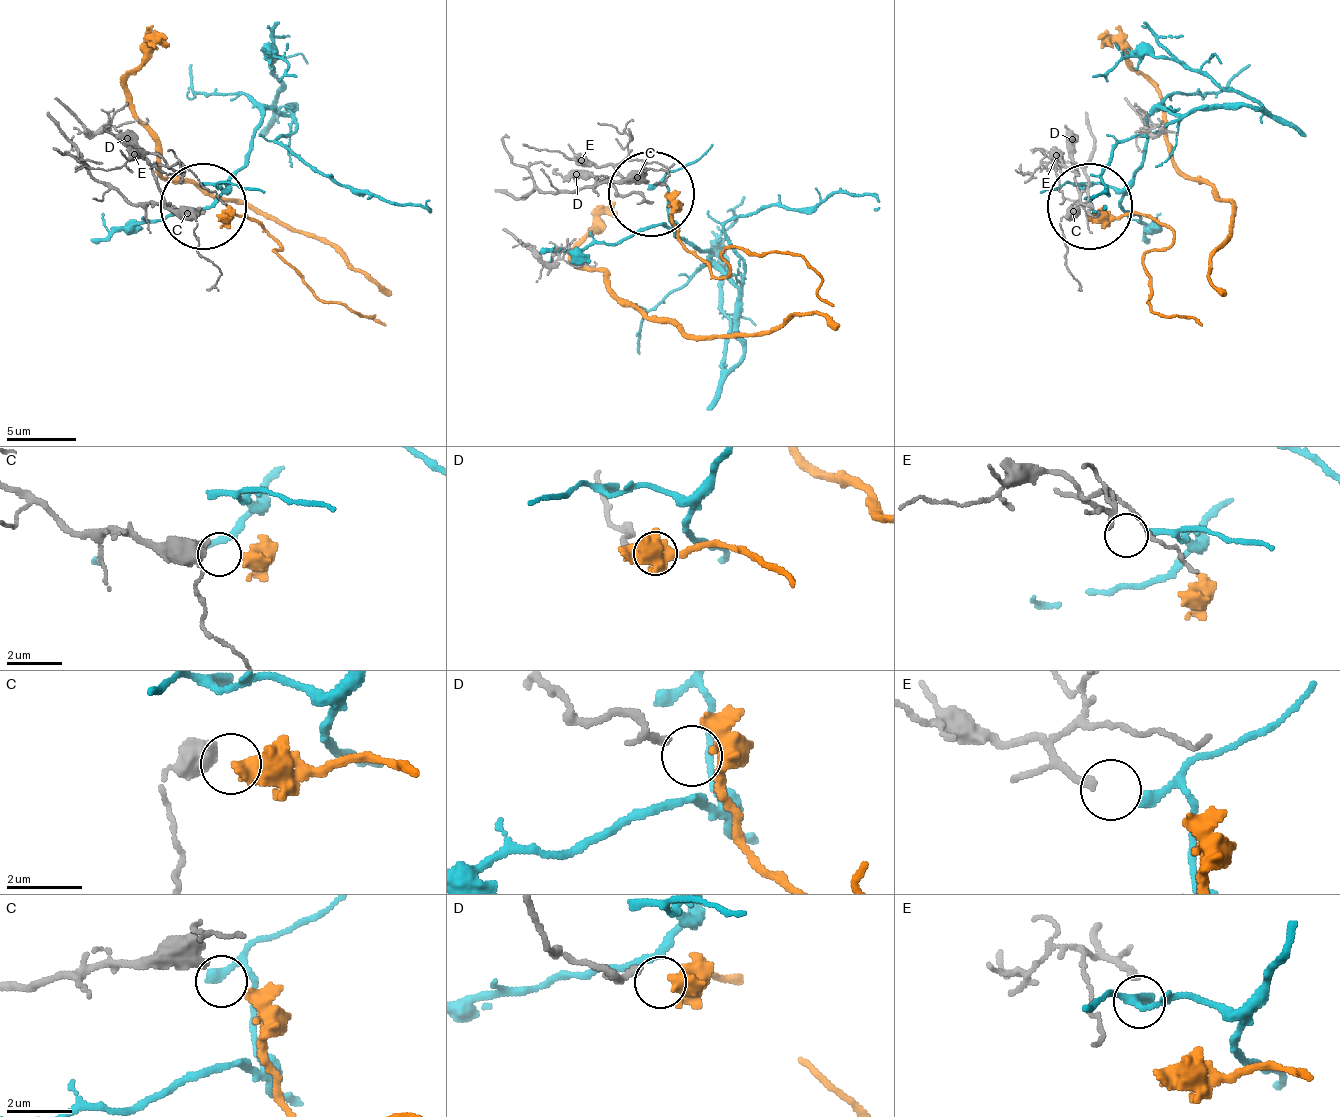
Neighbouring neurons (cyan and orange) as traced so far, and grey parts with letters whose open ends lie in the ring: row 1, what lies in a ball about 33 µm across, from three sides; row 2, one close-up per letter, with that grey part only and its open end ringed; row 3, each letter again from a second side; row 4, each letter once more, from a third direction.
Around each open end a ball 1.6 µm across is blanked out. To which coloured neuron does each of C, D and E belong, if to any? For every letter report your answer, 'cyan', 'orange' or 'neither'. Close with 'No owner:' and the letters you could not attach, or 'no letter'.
C: neither
D: orange
E: cyan
No owner: C

